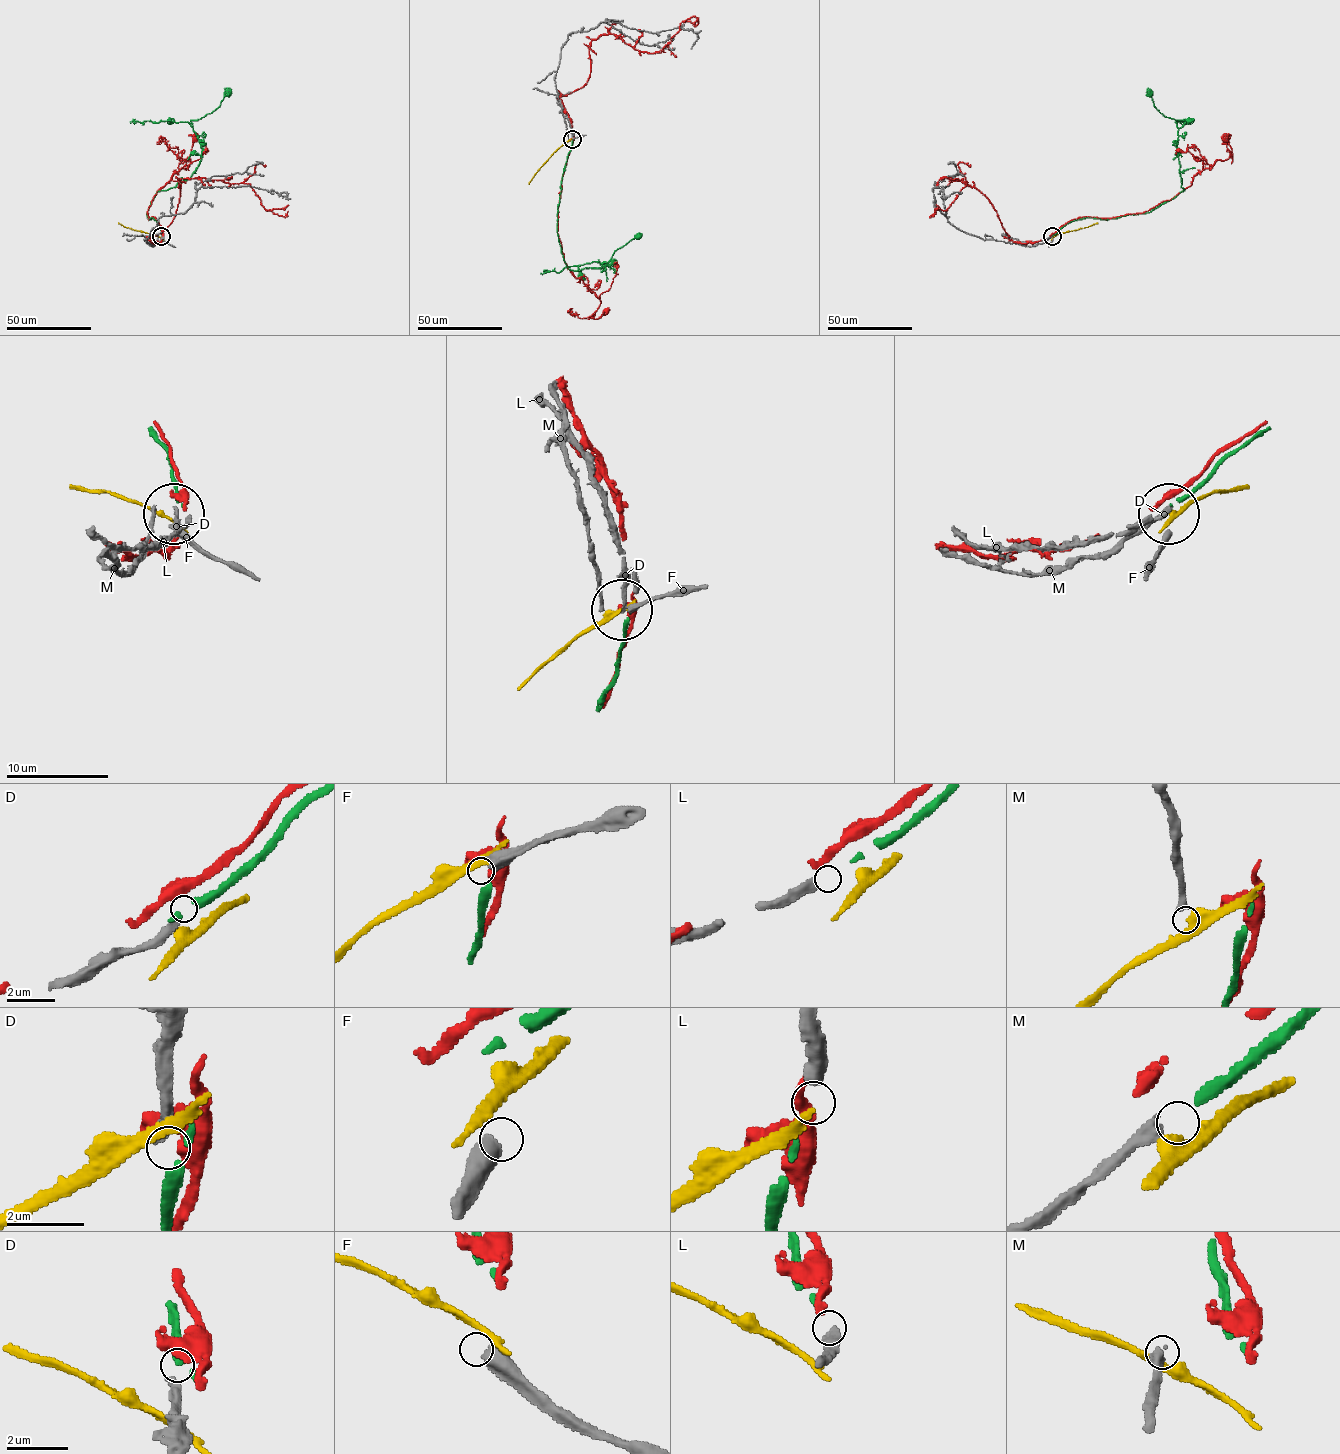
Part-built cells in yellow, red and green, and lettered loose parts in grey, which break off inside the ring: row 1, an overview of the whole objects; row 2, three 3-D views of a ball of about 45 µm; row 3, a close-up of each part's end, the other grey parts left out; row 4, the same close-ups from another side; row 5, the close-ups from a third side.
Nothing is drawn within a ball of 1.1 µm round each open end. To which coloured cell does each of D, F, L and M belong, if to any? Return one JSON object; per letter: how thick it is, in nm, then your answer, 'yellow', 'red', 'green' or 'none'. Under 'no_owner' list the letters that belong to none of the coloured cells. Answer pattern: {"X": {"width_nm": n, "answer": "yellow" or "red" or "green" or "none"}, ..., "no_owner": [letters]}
{"D": {"width_nm": 320, "answer": "none"}, "F": {"width_nm": 480, "answer": "none"}, "L": {"width_nm": 420, "answer": "none"}, "M": {"width_nm": 320, "answer": "none"}, "no_owner": ["D", "F", "L", "M"]}

